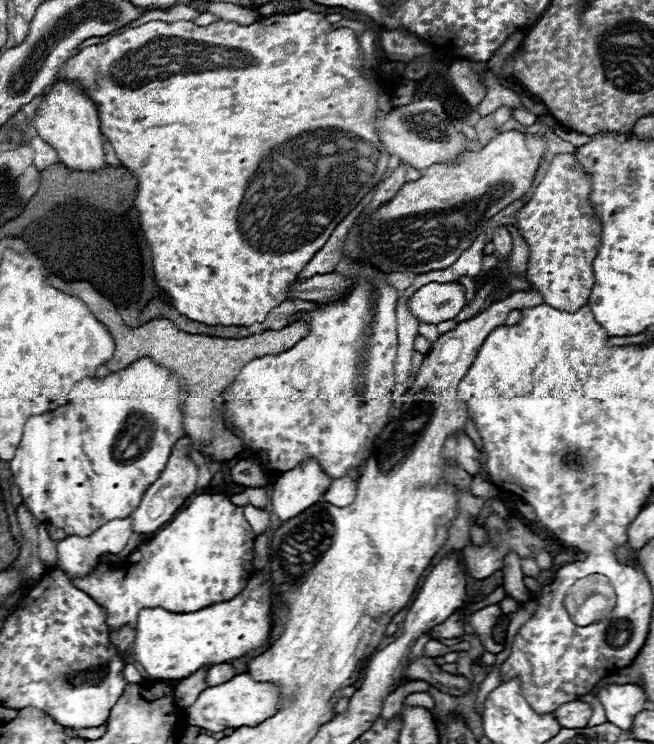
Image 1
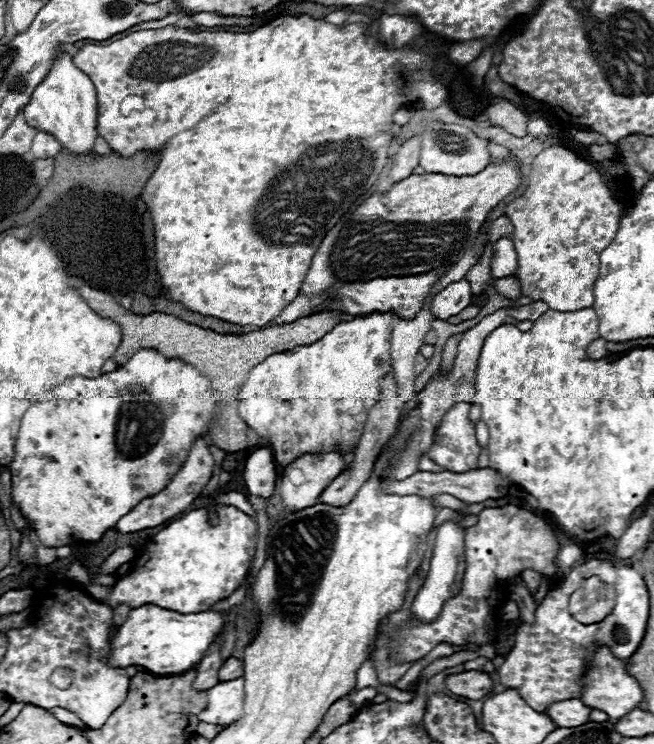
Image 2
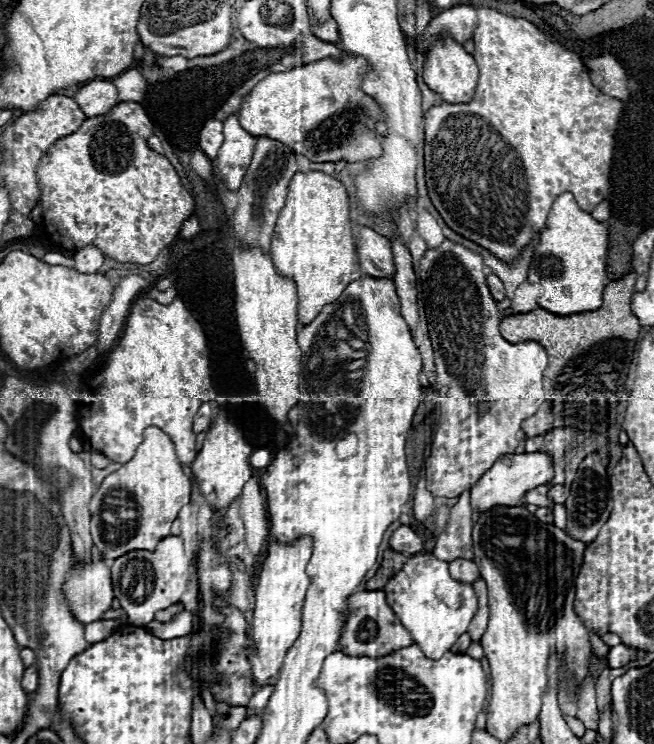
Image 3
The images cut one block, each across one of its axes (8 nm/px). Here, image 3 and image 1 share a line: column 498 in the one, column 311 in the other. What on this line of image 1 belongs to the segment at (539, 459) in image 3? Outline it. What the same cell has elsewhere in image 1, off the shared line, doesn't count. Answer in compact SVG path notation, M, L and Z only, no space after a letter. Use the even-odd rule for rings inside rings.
M318 460L306 462L308 464L298 464L294 470L280 474L280 478L274 482L272 512L282 522L298 516L300 512L316 504L332 482Z

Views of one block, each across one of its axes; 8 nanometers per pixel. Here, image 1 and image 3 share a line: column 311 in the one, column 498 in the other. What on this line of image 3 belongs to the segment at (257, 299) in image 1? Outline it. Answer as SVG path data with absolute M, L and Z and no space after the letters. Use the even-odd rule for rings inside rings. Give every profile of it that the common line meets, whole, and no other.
M478 8L478 26L474 30L474 60L480 68L480 78L476 84L476 92L472 102L466 104L450 104L442 102L438 106L432 106L426 114L426 146L424 146L424 172L426 172L426 188L428 196L434 202L434 208L440 212L444 222L458 232L460 236L472 240L474 244L490 250L498 260L504 264L512 264L518 260L518 256L524 252L524 248L534 240L534 236L540 234L540 230L546 224L548 212L552 208L552 202L562 194L570 192L574 194L578 206L584 212L592 212L602 200L606 200L610 193L610 168L612 168L612 156L614 156L614 134L618 128L618 118L622 112L622 102L602 94L592 82L590 76L576 52L564 50L562 46L550 42L532 22L524 18L506 16L492 8Z

